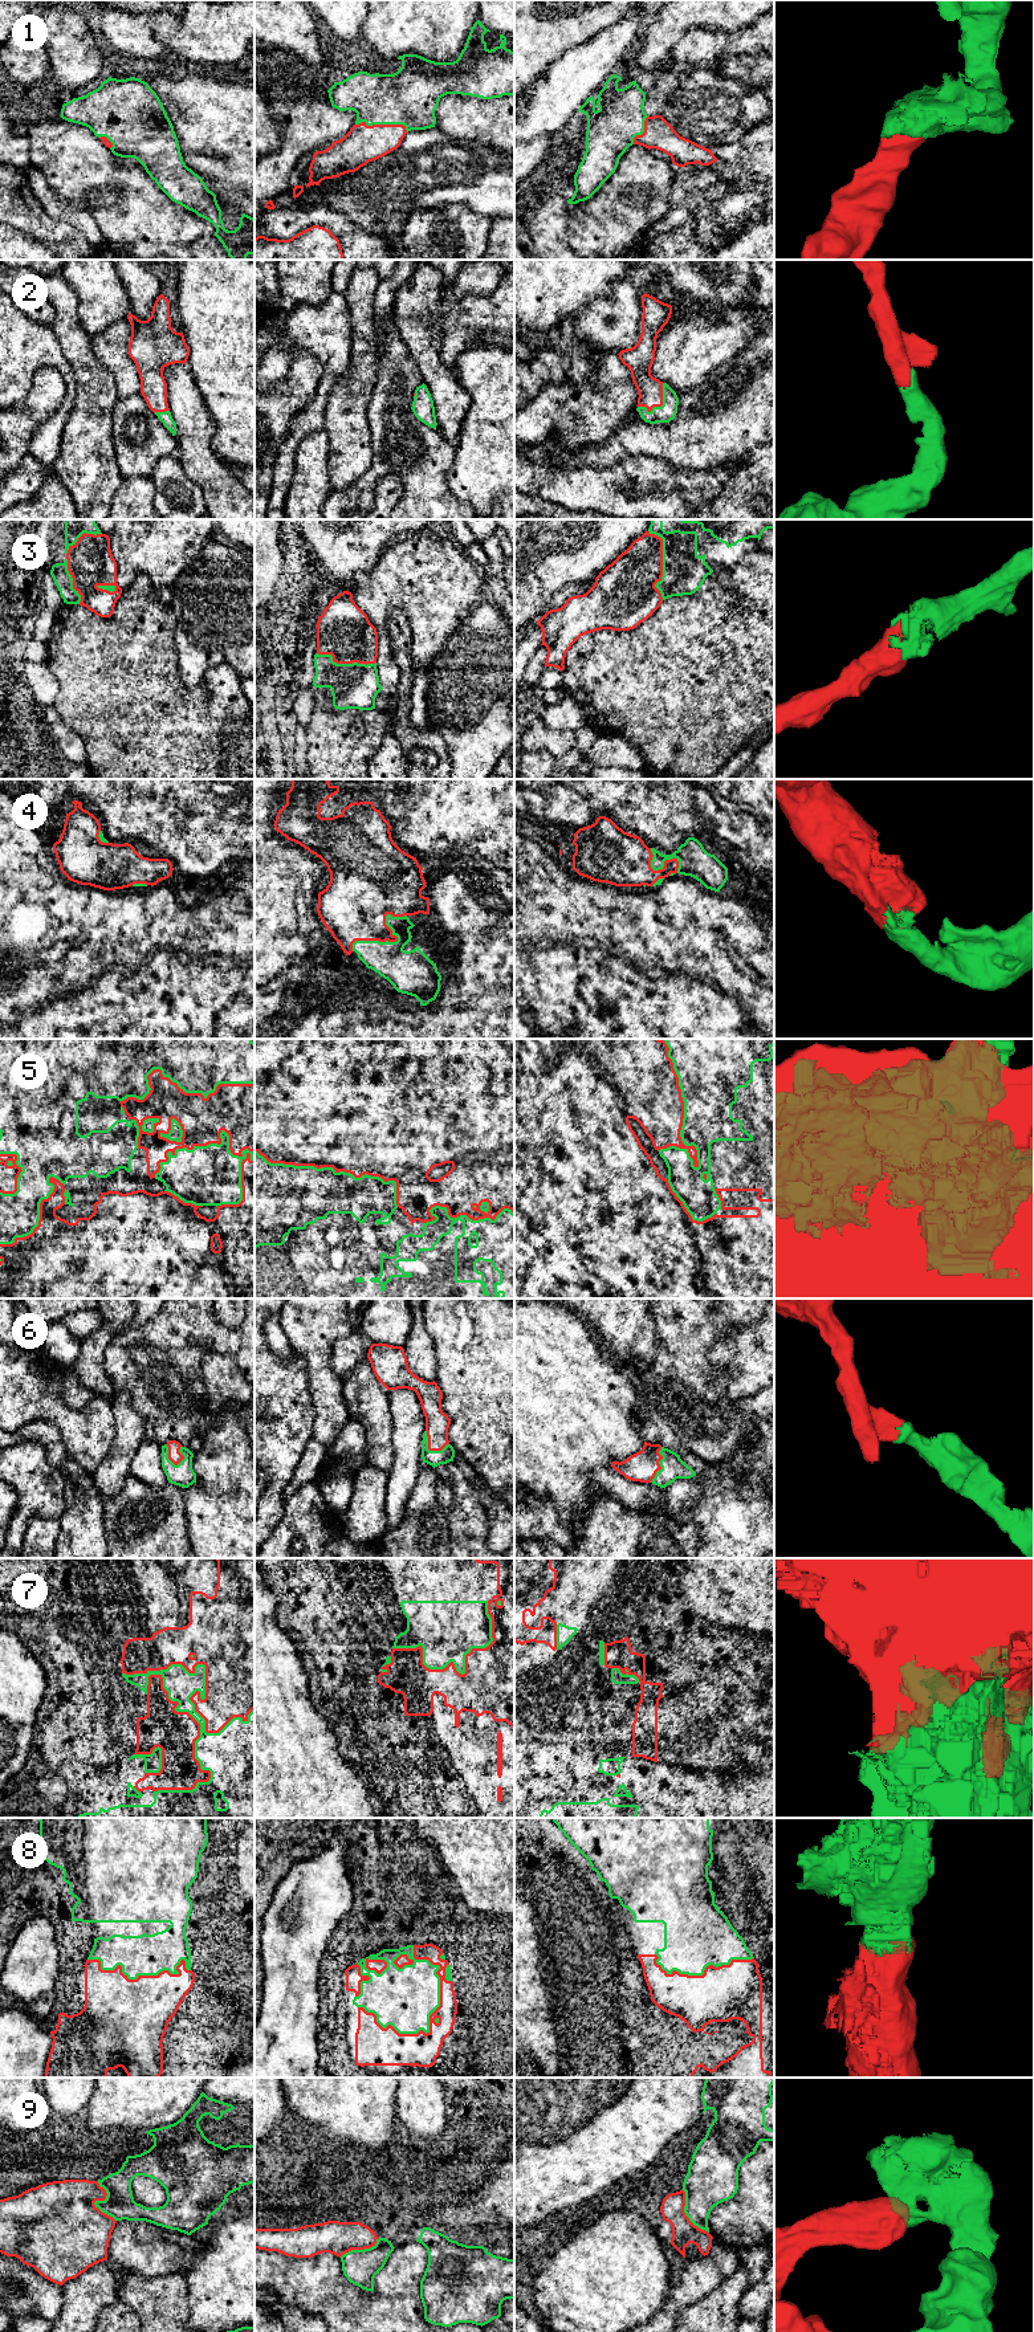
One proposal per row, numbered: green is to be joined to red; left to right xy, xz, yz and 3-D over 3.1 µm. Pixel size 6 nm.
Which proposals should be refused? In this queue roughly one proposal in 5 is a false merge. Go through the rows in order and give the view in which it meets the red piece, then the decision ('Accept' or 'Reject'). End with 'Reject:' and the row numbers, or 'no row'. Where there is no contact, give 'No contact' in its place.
1: Touches red in xz. Accept
2: Touches red in yz. Accept
3: Touches red in yz. Accept
4: Touches red in xz. Accept
5: Touches red in xy. Accept
6: Touches red in xy. Accept
7: Touches red in xy. Accept
8: Touches red in xz. Accept
9: Touches red in xy. Reject
Reject: 9

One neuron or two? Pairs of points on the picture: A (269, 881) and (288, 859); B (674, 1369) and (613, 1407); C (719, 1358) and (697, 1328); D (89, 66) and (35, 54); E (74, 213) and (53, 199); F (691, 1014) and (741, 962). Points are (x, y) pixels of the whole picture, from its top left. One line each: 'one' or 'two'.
A: two
B: two
C: two
D: two
E: one
F: one

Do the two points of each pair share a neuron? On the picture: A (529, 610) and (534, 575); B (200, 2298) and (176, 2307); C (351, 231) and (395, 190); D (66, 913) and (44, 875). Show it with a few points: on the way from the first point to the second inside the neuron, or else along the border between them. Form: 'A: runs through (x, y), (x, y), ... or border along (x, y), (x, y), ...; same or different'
A: runs through (529, 602), (529, 583); same
B: border along (180, 2273), (187, 2287), (187, 2318); different
C: border along (332, 208), (386, 240); different
D: runs through (62, 904), (62, 896), (53, 884); same

